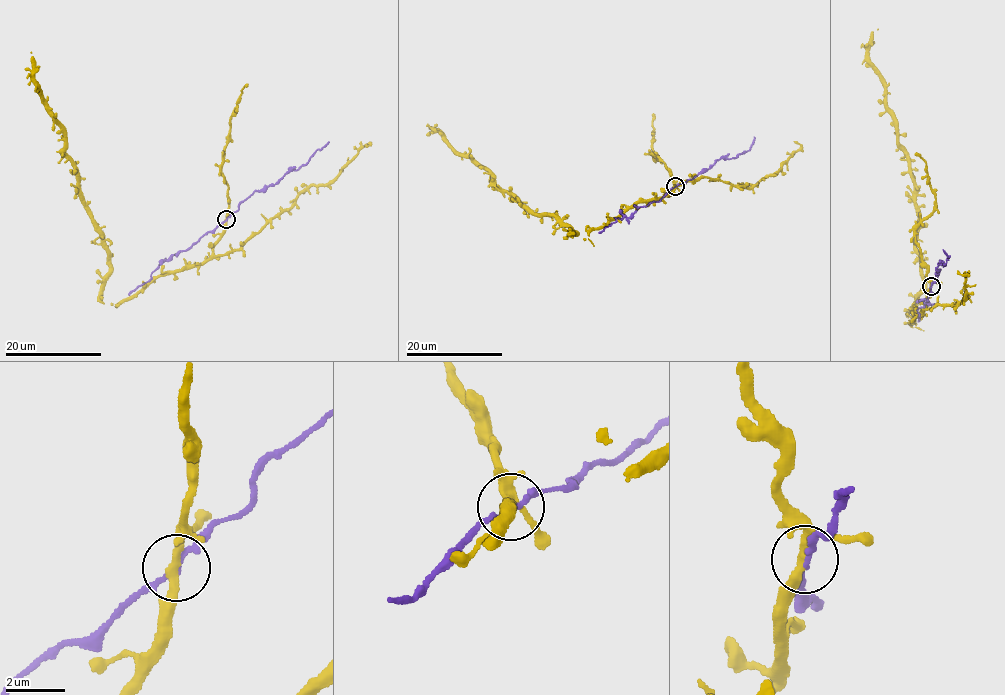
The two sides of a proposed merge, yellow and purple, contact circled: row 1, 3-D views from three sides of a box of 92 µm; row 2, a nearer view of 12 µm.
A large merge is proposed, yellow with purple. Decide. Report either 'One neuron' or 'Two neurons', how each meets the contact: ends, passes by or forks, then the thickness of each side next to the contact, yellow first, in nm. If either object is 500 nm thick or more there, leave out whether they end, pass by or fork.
Two neurons. At the ring yellow passes by. At the ring purple passes by. Thickness 280 nm (yellow) against 160 nm

